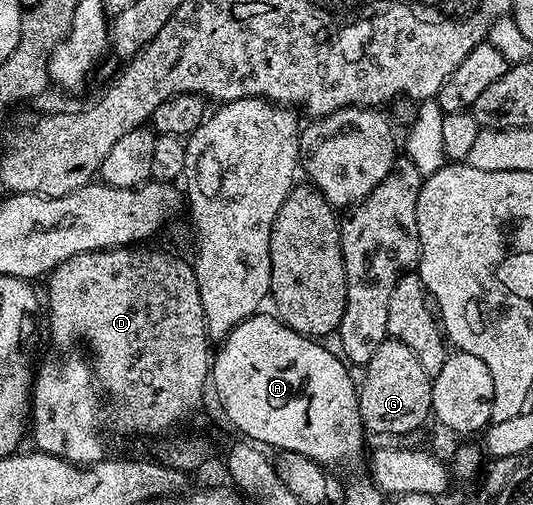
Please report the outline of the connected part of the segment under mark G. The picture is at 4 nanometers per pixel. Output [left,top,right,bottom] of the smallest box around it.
[358,337,432,434]

